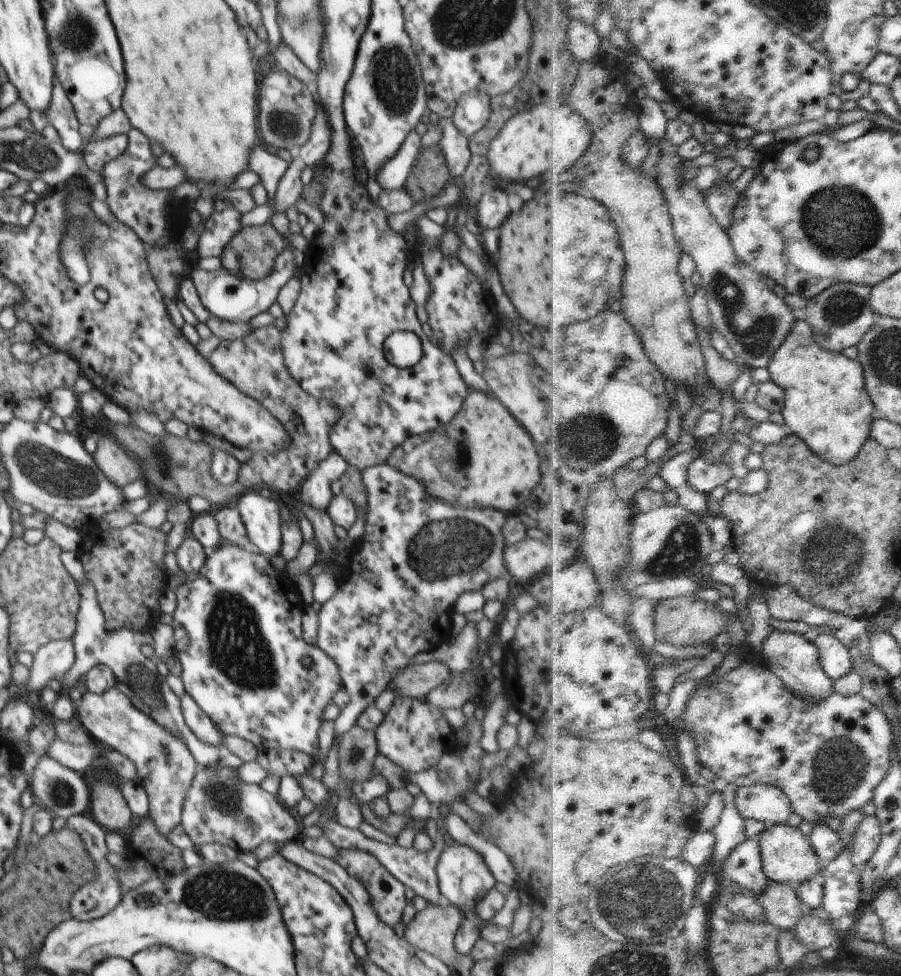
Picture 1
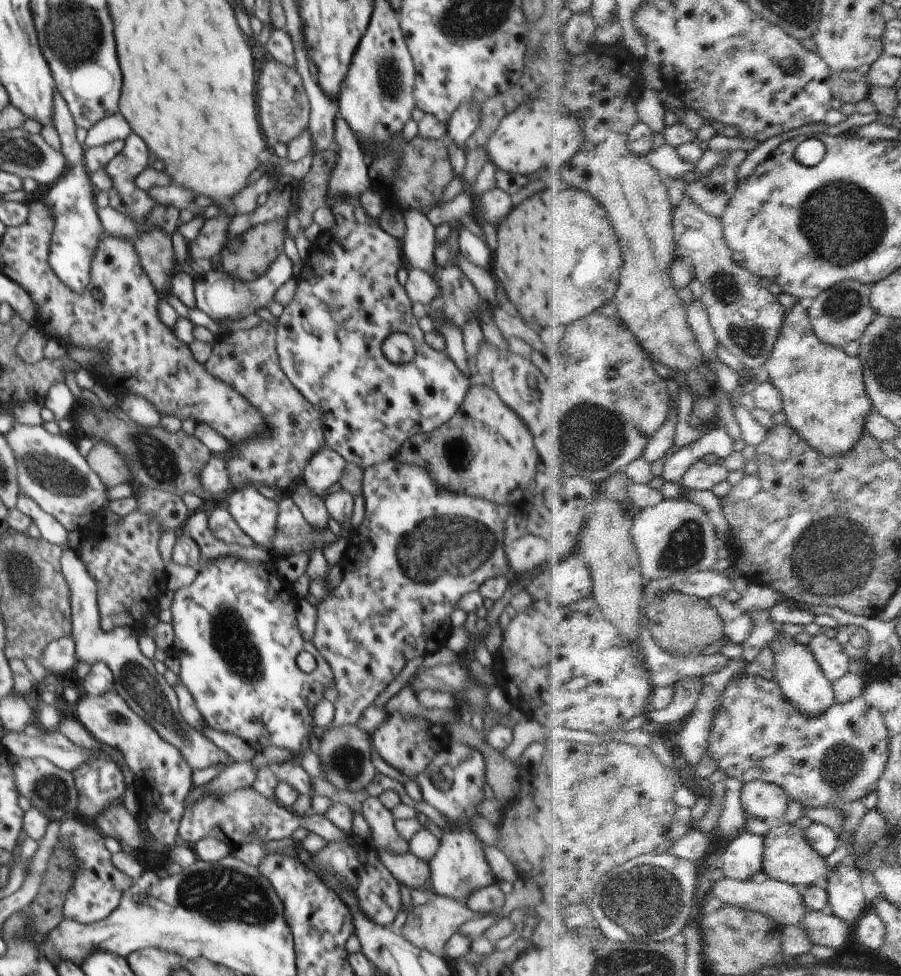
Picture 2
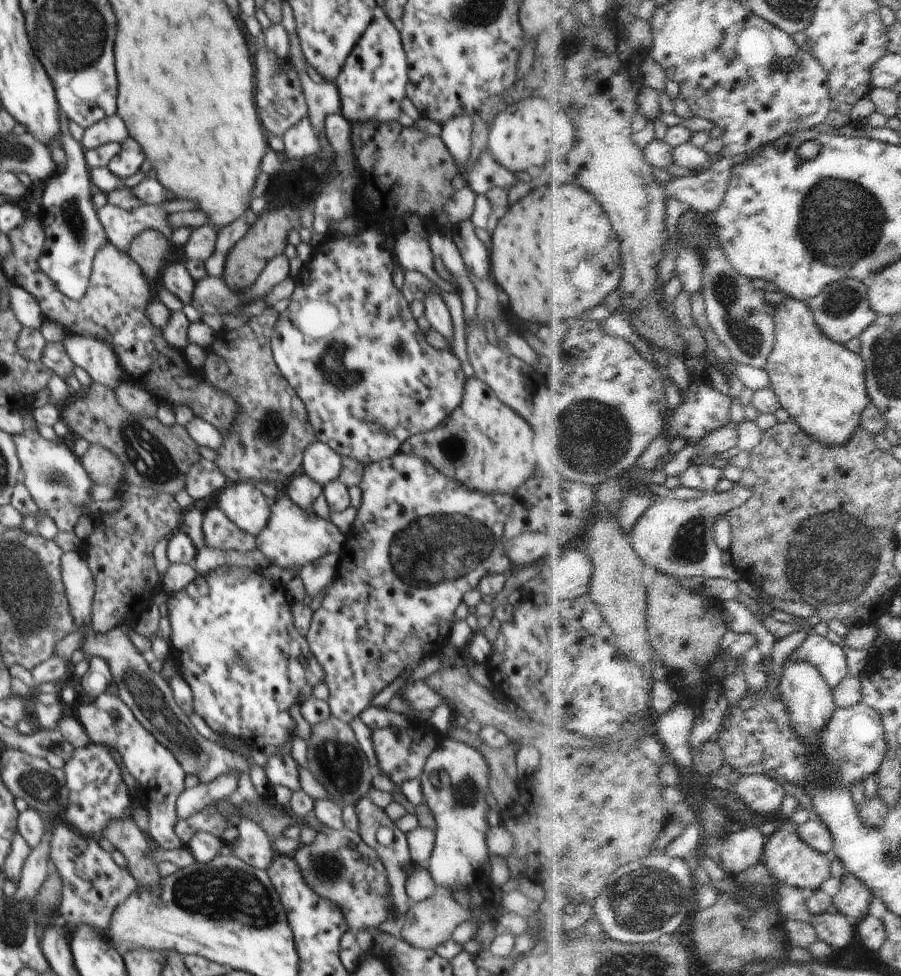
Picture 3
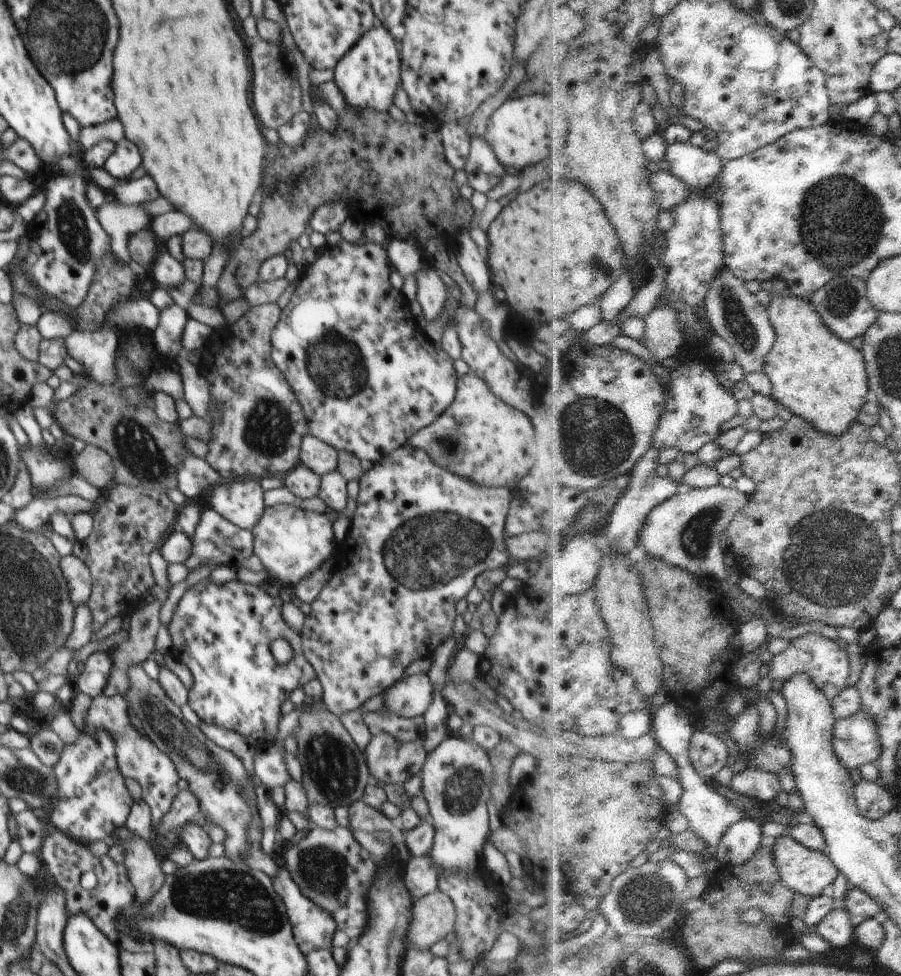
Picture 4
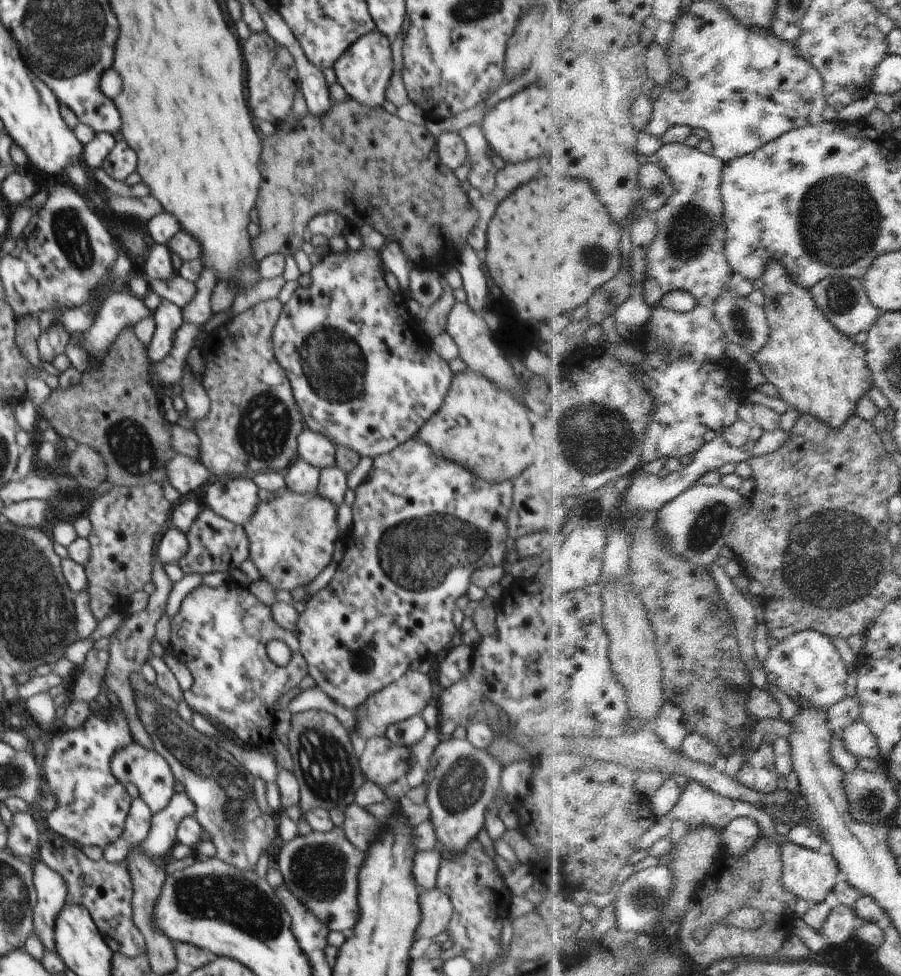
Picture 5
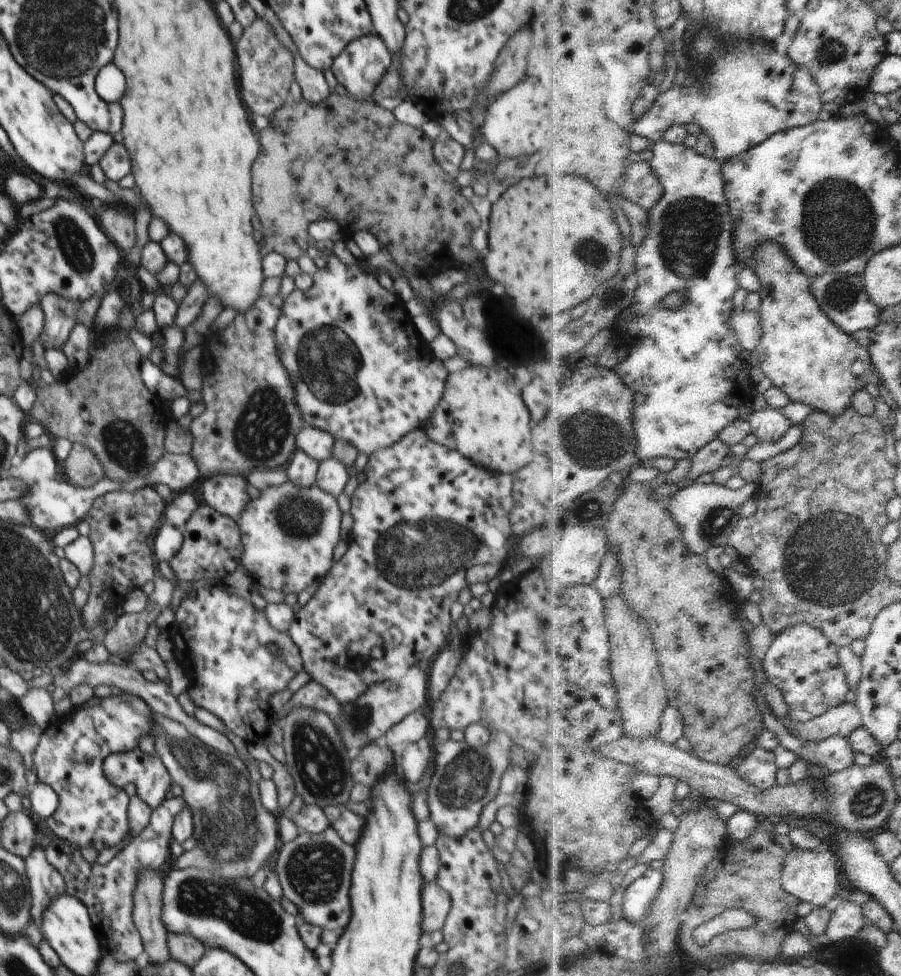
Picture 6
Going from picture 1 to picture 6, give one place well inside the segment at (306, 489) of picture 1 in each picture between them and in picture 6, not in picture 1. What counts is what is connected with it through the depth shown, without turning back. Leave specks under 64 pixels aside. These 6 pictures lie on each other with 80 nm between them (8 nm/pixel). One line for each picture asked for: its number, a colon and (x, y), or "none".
2: (324, 469)
3: (322, 464)
4: (321, 458)
5: (316, 449)
6: (318, 444)

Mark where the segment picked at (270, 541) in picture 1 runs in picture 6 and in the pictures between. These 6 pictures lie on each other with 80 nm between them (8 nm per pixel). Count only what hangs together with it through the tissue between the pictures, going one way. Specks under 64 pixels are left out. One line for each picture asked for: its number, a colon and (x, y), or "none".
2: (256, 515)
3: (244, 503)
4: (241, 501)
5: (235, 498)
6: (226, 494)

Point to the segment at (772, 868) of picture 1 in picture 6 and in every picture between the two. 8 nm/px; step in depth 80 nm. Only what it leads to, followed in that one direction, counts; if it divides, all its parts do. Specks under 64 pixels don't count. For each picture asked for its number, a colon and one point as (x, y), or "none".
2: (790, 857)
3: (790, 859)
4: (807, 871)
5: (809, 874)
6: (812, 875)

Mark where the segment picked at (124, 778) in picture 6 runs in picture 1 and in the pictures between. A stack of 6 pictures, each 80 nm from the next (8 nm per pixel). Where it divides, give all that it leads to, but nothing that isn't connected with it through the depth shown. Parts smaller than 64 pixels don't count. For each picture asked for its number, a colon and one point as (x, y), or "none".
1: (165, 768)
2: (161, 766)
3: (156, 768)
4: (138, 757)
5: (148, 769)

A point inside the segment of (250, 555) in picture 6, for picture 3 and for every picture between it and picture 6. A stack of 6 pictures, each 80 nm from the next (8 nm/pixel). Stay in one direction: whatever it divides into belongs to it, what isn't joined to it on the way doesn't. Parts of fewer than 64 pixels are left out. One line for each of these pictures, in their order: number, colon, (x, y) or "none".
3: (293, 536)
4: (291, 543)
5: (292, 538)

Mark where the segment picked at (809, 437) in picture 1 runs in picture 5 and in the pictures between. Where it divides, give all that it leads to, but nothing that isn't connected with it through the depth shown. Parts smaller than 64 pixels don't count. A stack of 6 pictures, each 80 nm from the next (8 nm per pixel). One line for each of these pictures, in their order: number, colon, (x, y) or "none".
2: (825, 390)
3: (823, 385)
4: (819, 376)
5: (820, 371)

